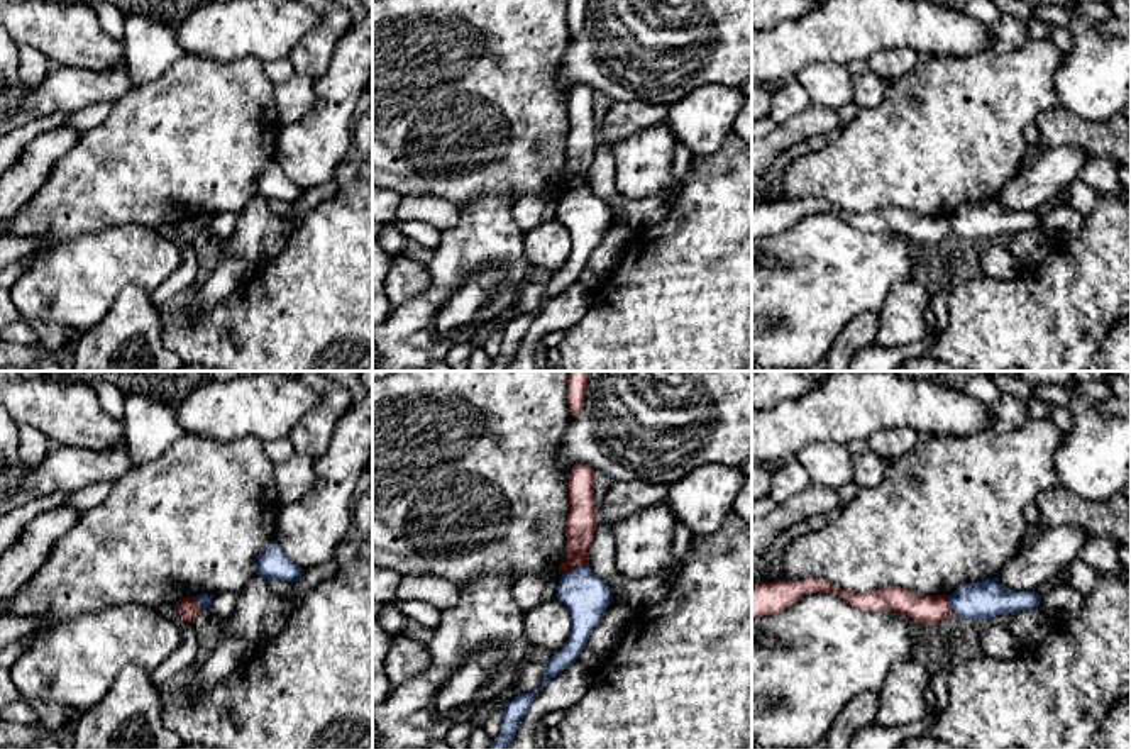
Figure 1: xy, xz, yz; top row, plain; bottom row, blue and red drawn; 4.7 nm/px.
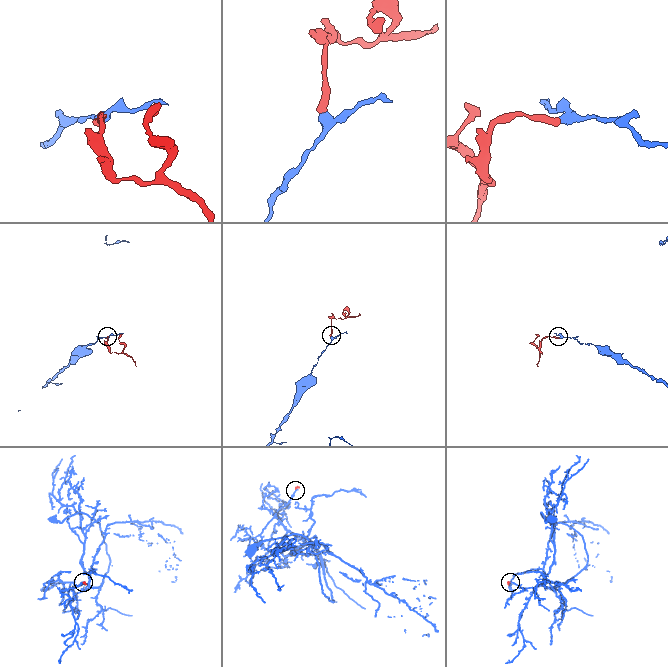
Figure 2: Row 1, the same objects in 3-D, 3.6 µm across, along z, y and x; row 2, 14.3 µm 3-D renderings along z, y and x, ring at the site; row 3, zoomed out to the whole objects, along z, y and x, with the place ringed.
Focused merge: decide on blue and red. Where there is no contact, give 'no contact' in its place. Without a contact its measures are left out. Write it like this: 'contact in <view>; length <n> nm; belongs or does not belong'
contact in xz; length 140 nm; does not belong

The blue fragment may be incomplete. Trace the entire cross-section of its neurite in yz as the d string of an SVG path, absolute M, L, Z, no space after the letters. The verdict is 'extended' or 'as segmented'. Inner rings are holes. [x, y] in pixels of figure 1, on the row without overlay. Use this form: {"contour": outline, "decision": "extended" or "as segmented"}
{"contour": "M989 198L958 207L948 215L948 222L953 237L967 237L980 242L1004 232L1019 234L1038 229L1041 215L1036 212L1011 212L997 198Z", "decision": "as segmented"}

